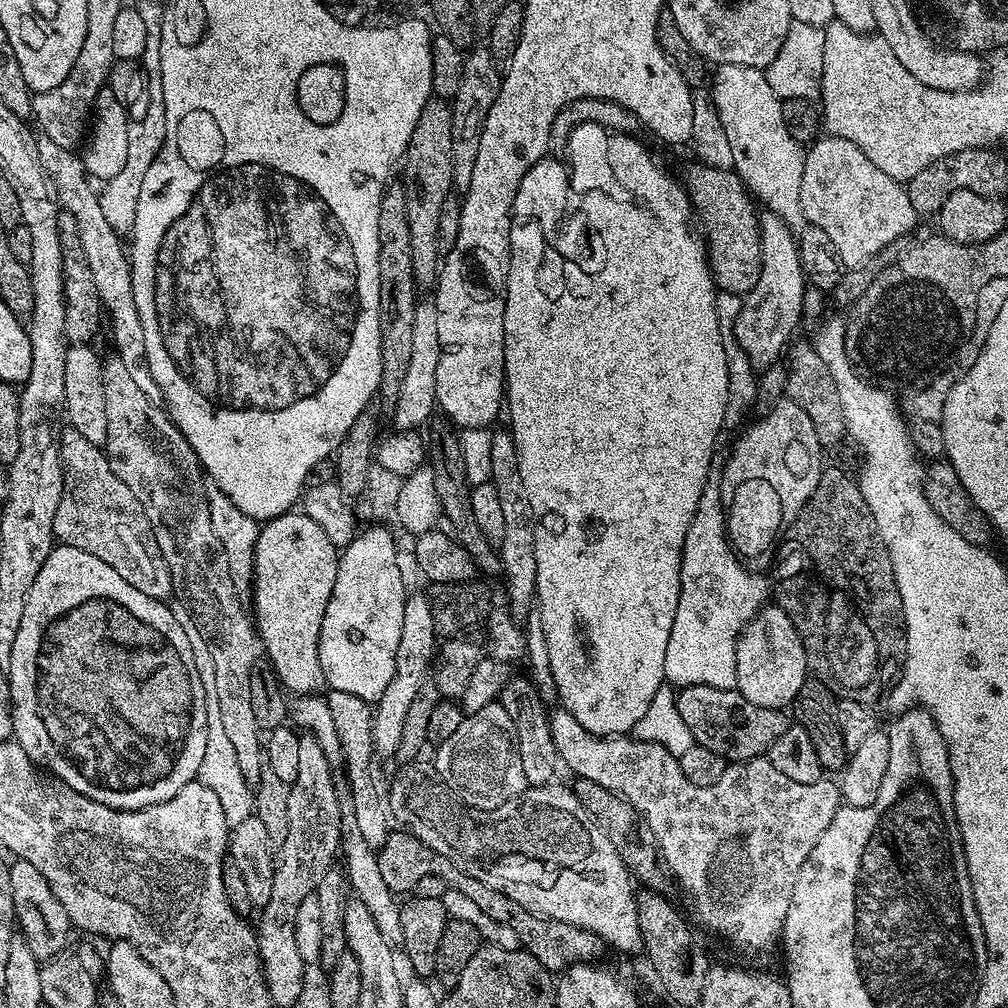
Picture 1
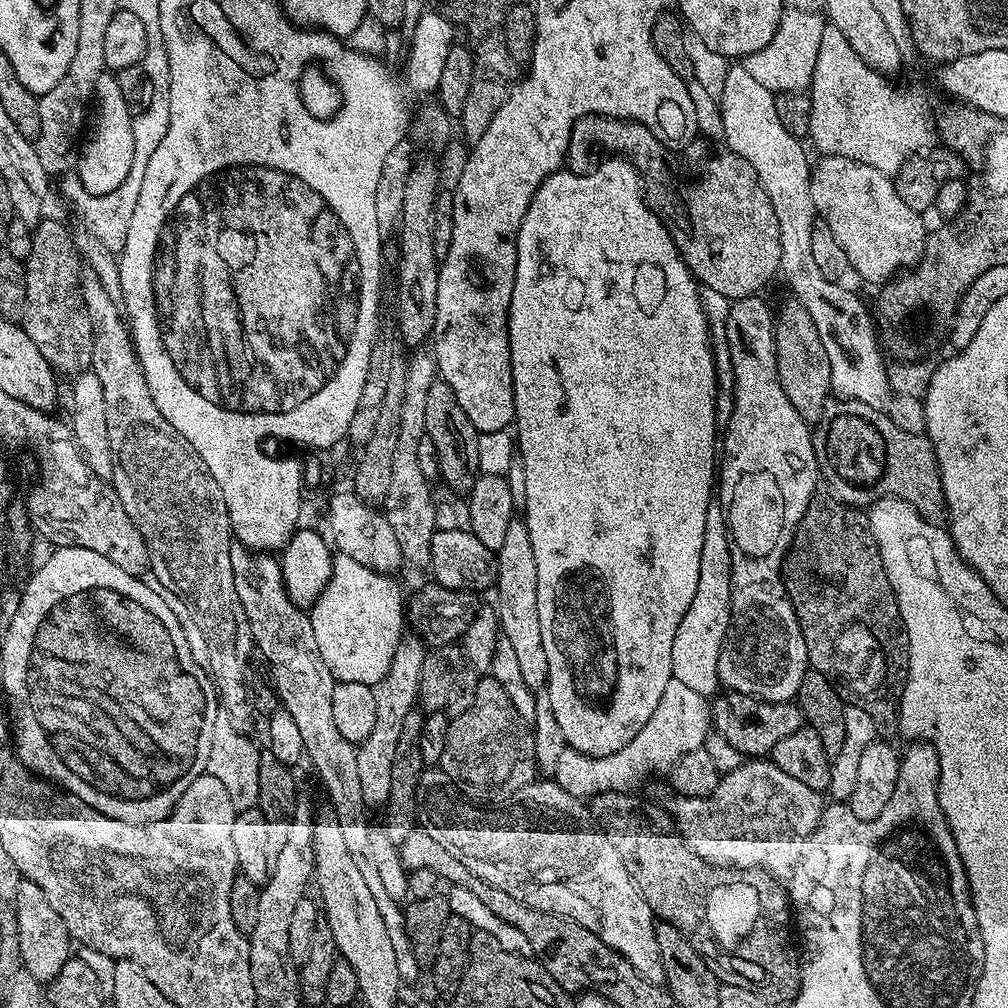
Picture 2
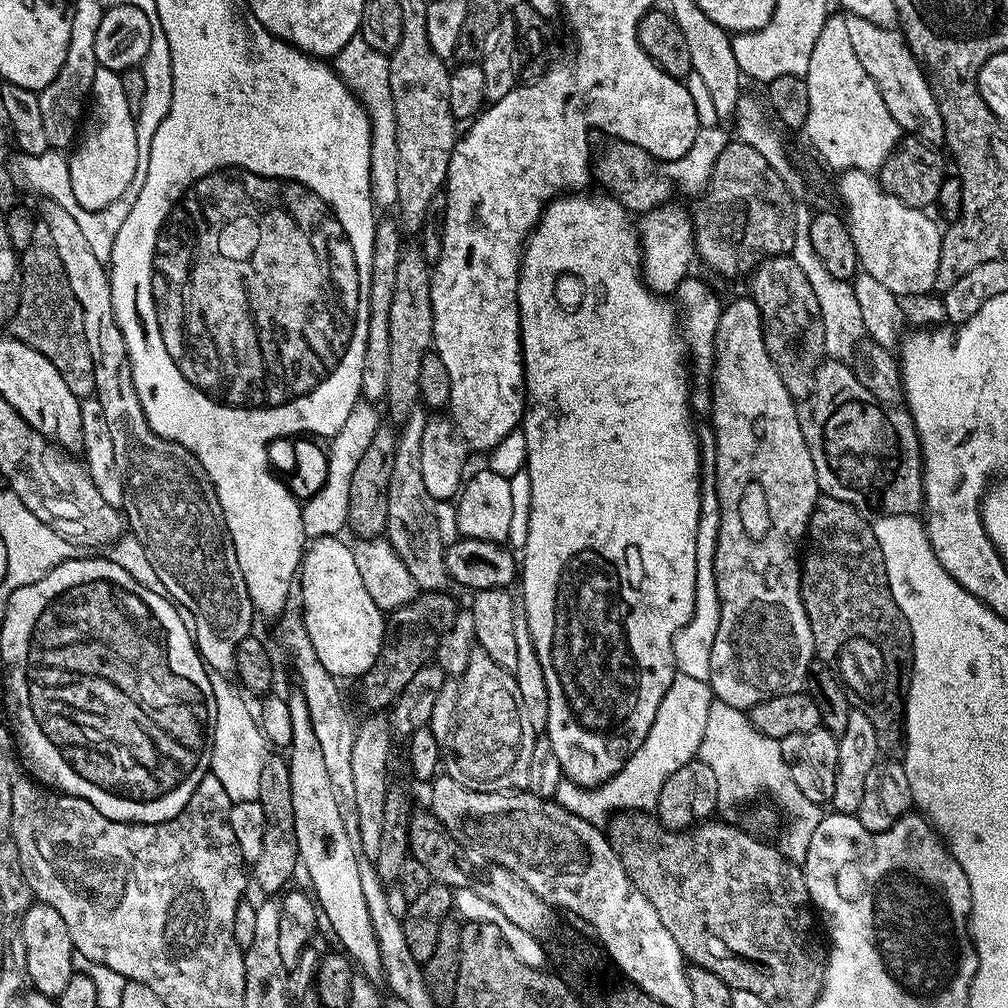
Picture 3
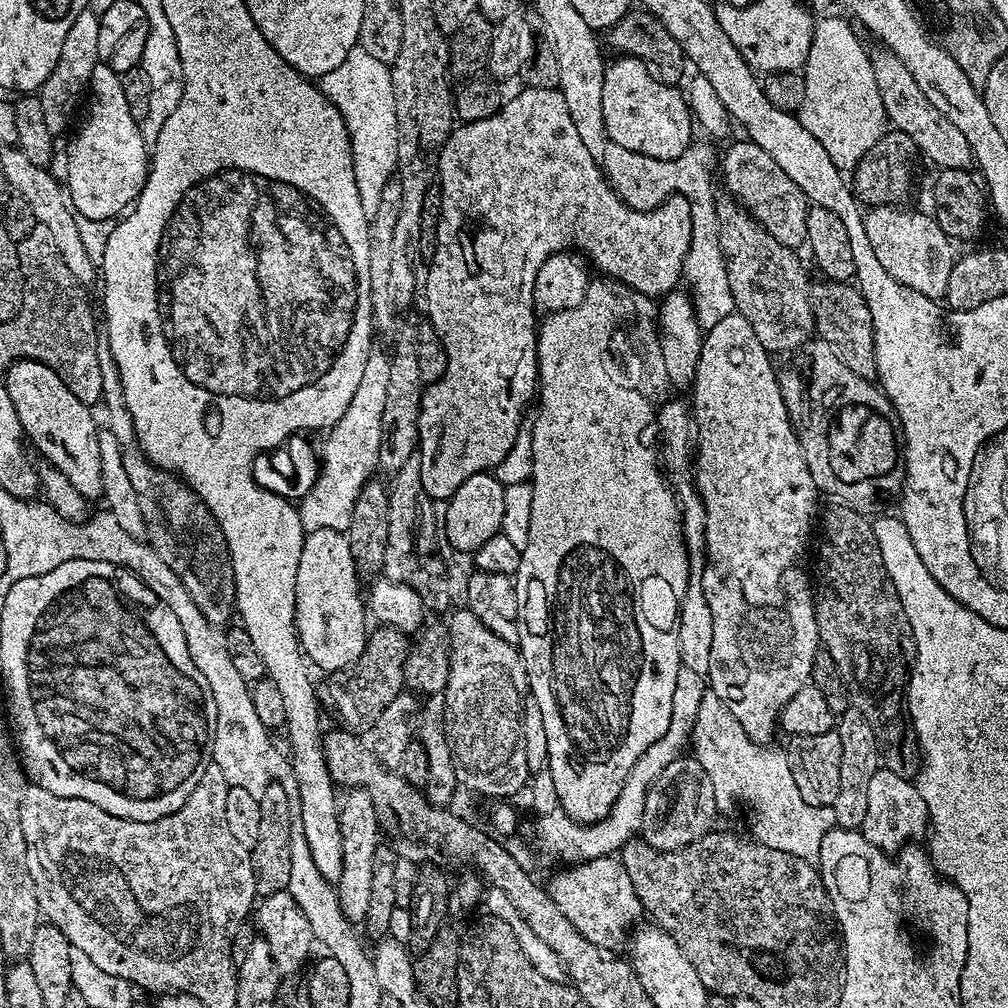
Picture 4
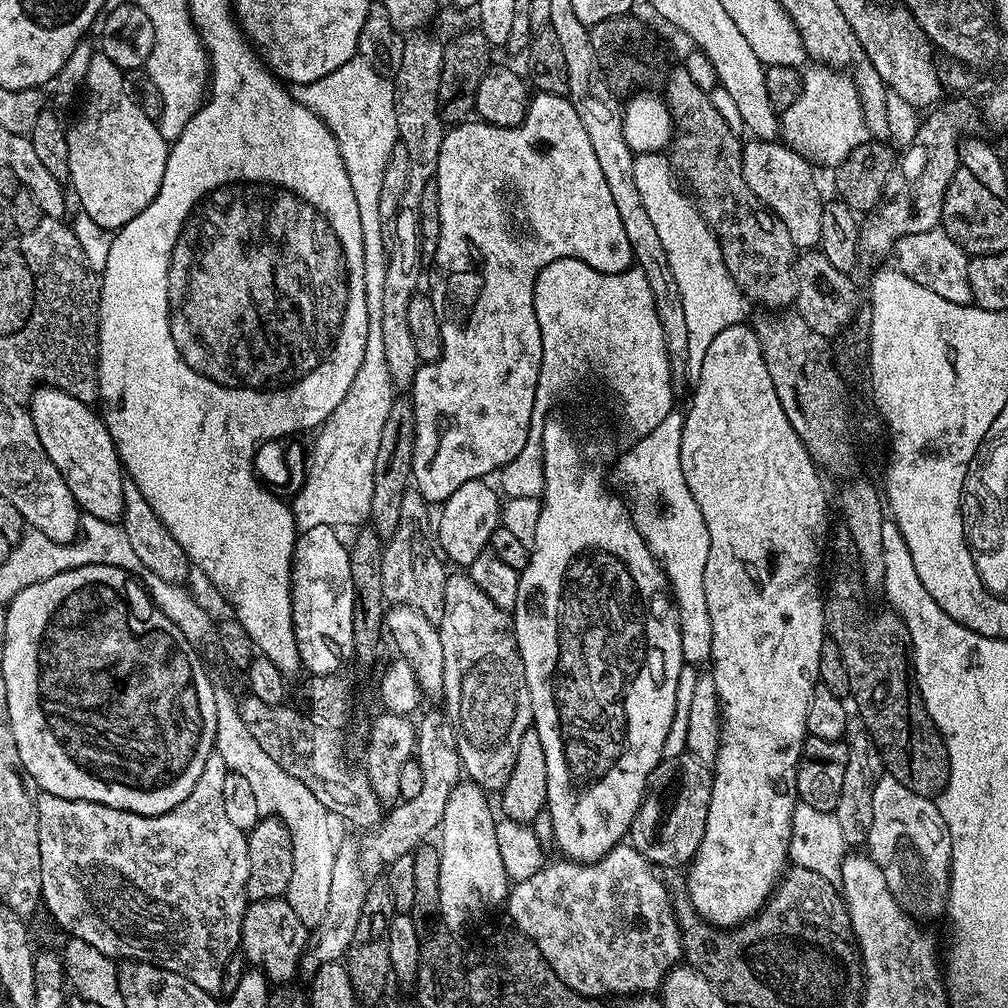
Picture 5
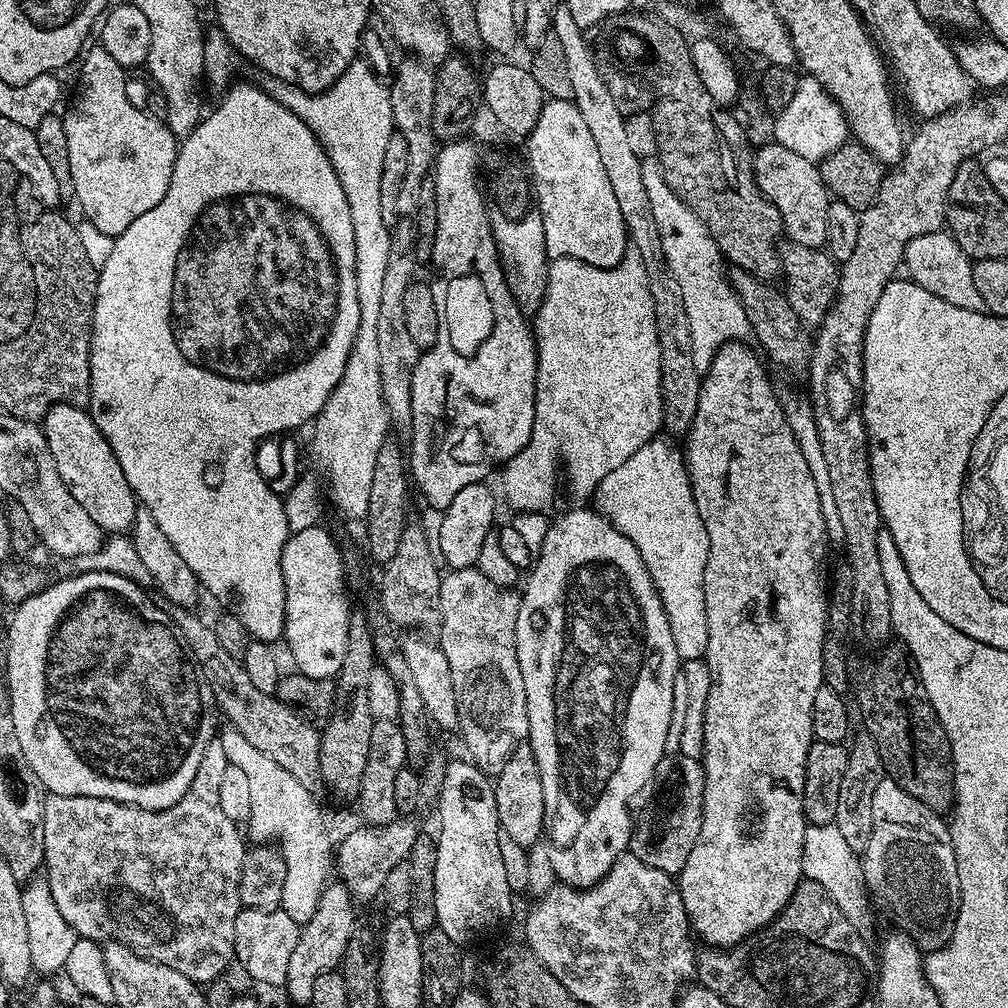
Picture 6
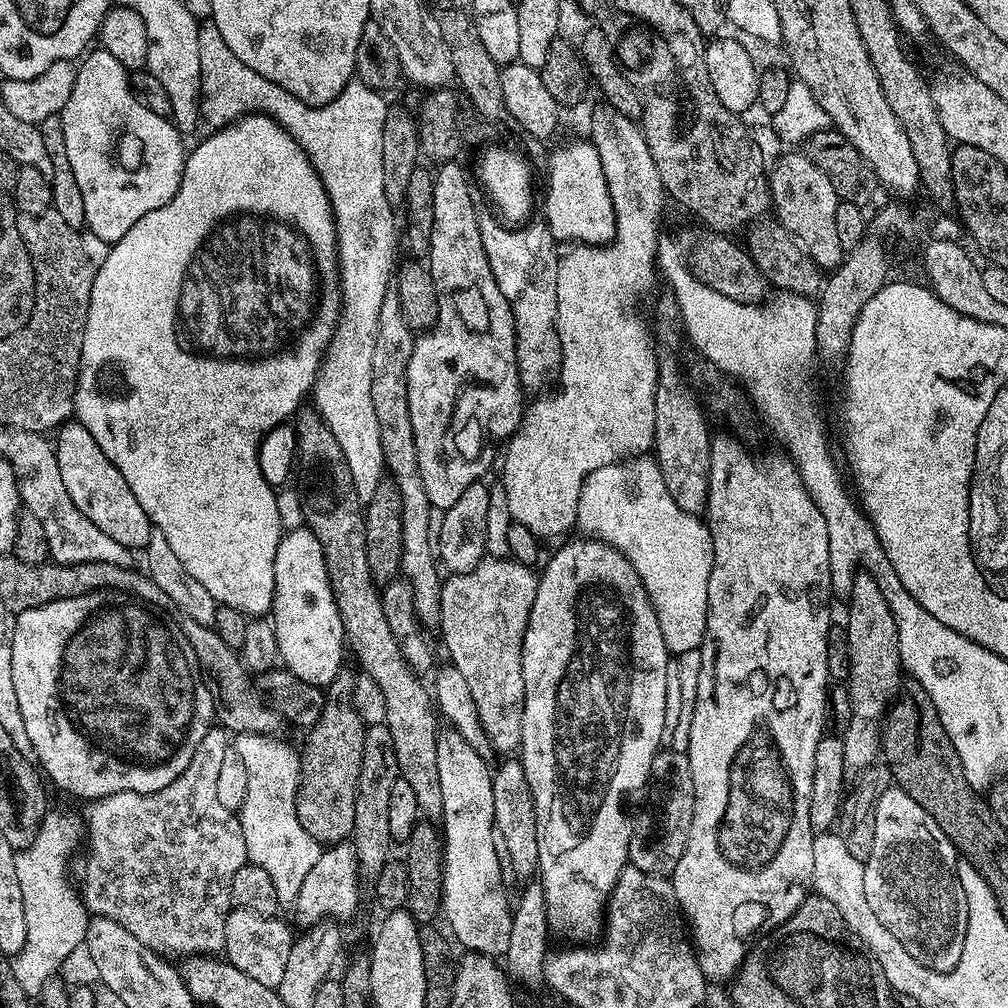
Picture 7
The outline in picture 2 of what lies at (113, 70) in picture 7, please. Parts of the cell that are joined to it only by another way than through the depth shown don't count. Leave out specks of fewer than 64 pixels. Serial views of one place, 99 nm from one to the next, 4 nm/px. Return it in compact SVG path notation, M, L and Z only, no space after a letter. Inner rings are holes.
M105 70L96 83L96 95L90 108L90 127L79 145L80 161L74 169L74 175L87 195L110 194L110 190L118 190L118 186L126 182L130 162L134 162L132 117L130 110L126 110L126 101L122 99L115 75Z

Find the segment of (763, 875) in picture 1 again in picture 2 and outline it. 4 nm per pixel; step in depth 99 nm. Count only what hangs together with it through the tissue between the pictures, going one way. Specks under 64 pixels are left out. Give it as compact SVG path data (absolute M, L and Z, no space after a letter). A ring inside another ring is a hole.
M750 758L742 762L739 767L733 768L732 771L723 773L718 782L716 789L709 796L682 796L679 794L671 797L673 800L666 804L666 811L672 818L675 831L684 839L688 845L689 852L692 852L698 858L702 858L708 864L715 864L717 868L727 868L729 870L759 870L768 873L775 878L791 877L794 866L798 862L798 858L802 858L802 850L806 846L806 842L810 838L810 834L814 834L814 830L818 826L818 822L822 818L826 807L826 800L821 793L810 790L810 786L805 786L803 782L798 782L794 778L790 778L790 774L786 774L786 770L778 770L778 766L773 764L768 758Z

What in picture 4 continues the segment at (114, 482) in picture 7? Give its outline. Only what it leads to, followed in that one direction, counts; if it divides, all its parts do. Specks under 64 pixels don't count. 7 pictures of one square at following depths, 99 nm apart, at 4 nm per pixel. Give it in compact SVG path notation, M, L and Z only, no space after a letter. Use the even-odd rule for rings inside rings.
M18 360L7 369L6 376L10 402L14 402L14 410L18 410L18 418L31 447L35 451L37 448L51 467L66 474L70 486L74 486L74 490L78 490L85 501L99 501L104 494L102 450L98 450L101 429L96 428L93 409L78 402L78 398L66 390L66 382L62 382L62 378L58 378L58 374L54 374L54 370L42 362Z

